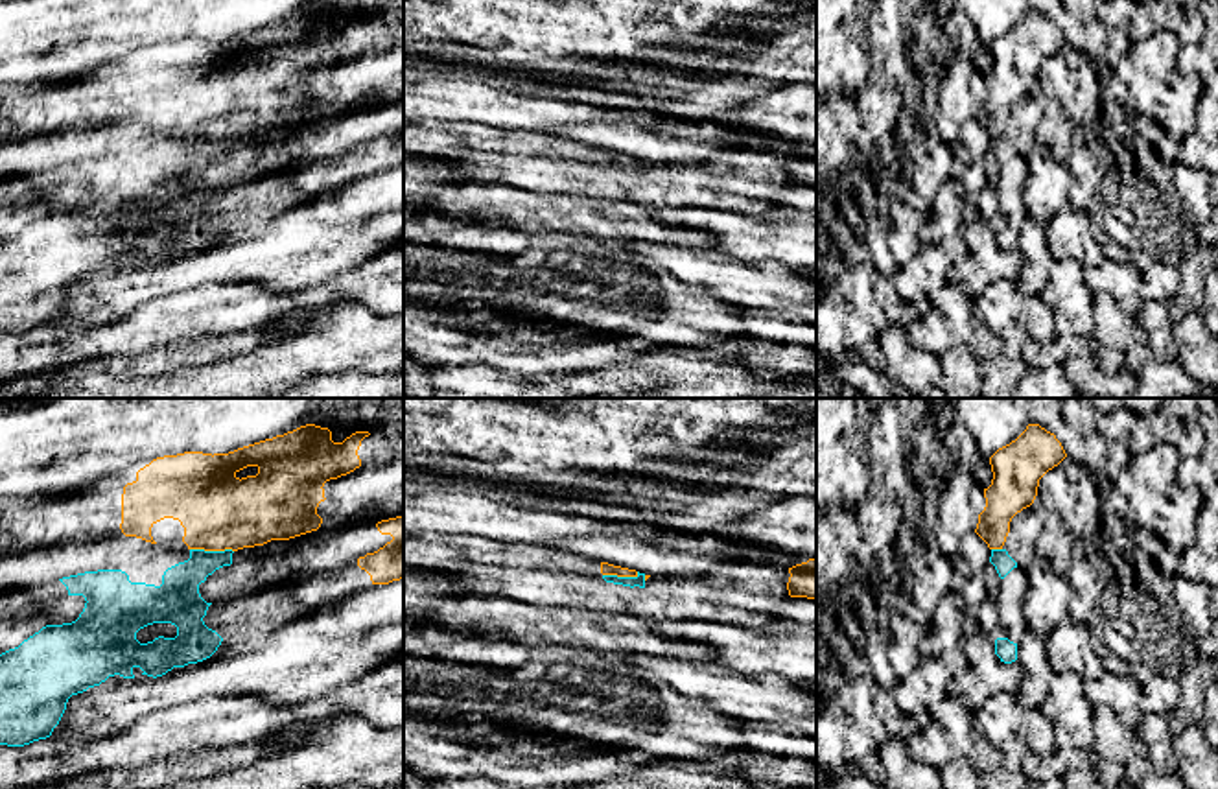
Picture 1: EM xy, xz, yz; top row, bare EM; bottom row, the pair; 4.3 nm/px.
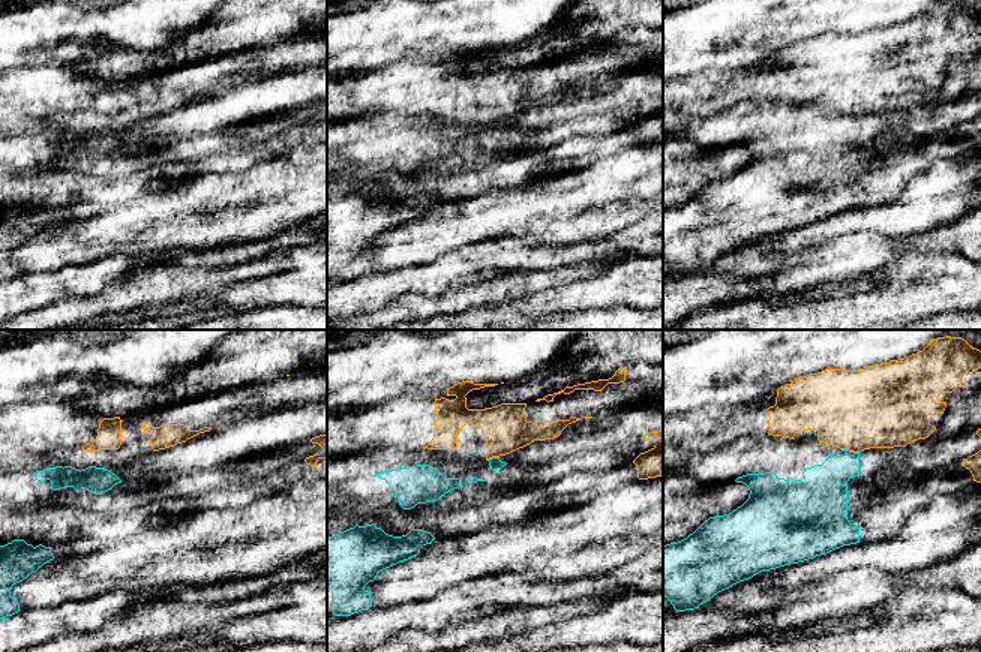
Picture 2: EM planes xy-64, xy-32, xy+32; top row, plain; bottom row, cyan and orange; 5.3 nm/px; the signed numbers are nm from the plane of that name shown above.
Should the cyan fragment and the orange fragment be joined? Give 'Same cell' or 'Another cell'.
Another cell

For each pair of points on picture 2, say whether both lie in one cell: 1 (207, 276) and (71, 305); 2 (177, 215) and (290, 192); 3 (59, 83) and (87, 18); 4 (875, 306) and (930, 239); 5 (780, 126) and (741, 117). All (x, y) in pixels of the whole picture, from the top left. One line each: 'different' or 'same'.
1: same
2: same
3: different
4: different
5: same

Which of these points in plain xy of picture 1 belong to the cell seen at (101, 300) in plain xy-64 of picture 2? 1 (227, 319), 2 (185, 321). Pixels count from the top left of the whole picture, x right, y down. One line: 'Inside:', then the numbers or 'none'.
Inside: none

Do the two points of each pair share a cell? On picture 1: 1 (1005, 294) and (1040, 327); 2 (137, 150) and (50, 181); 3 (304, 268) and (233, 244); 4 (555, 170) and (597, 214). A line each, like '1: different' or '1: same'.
1: same
2: same
3: same
4: different

